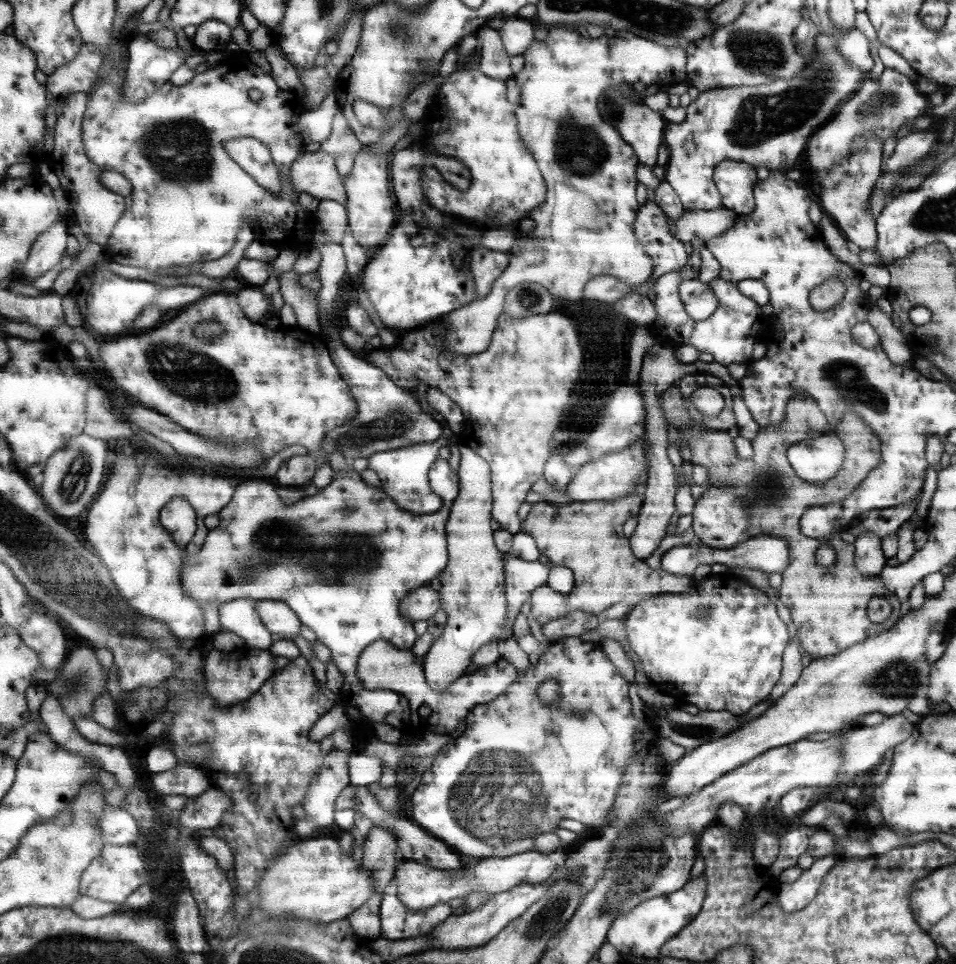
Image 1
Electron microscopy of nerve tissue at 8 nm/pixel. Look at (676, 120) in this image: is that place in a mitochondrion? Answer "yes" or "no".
no

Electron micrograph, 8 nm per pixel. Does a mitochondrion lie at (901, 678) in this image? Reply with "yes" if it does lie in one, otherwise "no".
yes

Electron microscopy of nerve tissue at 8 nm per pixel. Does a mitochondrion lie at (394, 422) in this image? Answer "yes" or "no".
yes

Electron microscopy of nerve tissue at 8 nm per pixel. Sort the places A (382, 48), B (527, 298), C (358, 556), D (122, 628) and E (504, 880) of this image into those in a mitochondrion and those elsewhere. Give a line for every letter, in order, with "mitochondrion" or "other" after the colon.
A: other
B: mitochondrion
C: mitochondrion
D: mitochondrion
E: other

